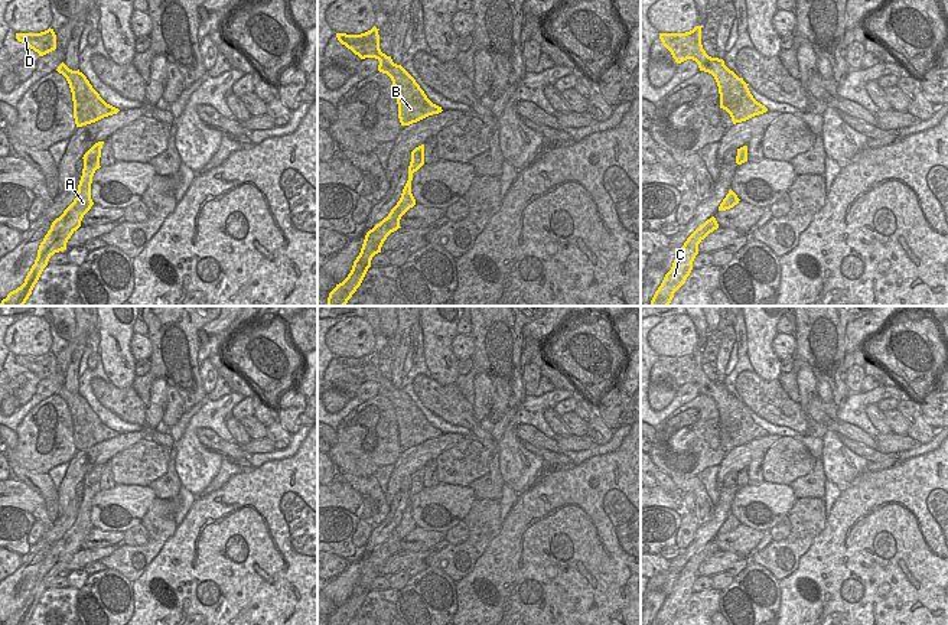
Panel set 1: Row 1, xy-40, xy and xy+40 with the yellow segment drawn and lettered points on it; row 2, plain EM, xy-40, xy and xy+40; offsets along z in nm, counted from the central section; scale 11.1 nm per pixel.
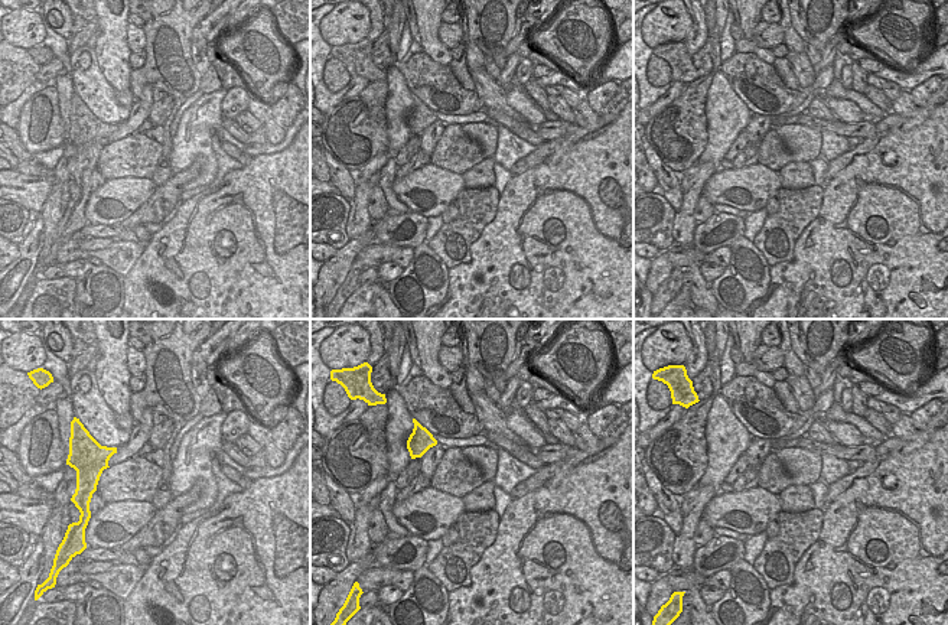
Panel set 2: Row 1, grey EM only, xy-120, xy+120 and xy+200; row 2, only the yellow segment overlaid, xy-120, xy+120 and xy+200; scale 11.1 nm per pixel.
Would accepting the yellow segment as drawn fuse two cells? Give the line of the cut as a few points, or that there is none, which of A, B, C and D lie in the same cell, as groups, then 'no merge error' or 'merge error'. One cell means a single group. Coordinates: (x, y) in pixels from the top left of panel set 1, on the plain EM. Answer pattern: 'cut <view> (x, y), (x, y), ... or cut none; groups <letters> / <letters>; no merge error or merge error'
cut none; groups A B C D; no merge error

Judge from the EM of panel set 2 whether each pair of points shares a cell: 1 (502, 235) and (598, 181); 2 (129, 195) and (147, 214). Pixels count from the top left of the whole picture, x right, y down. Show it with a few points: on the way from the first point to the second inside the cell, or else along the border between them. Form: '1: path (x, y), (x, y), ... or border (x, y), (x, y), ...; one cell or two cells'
1: path (524, 210), (541, 188), (572, 185); one cell
2: border (156, 186), (129, 217), (119, 223); two cells

